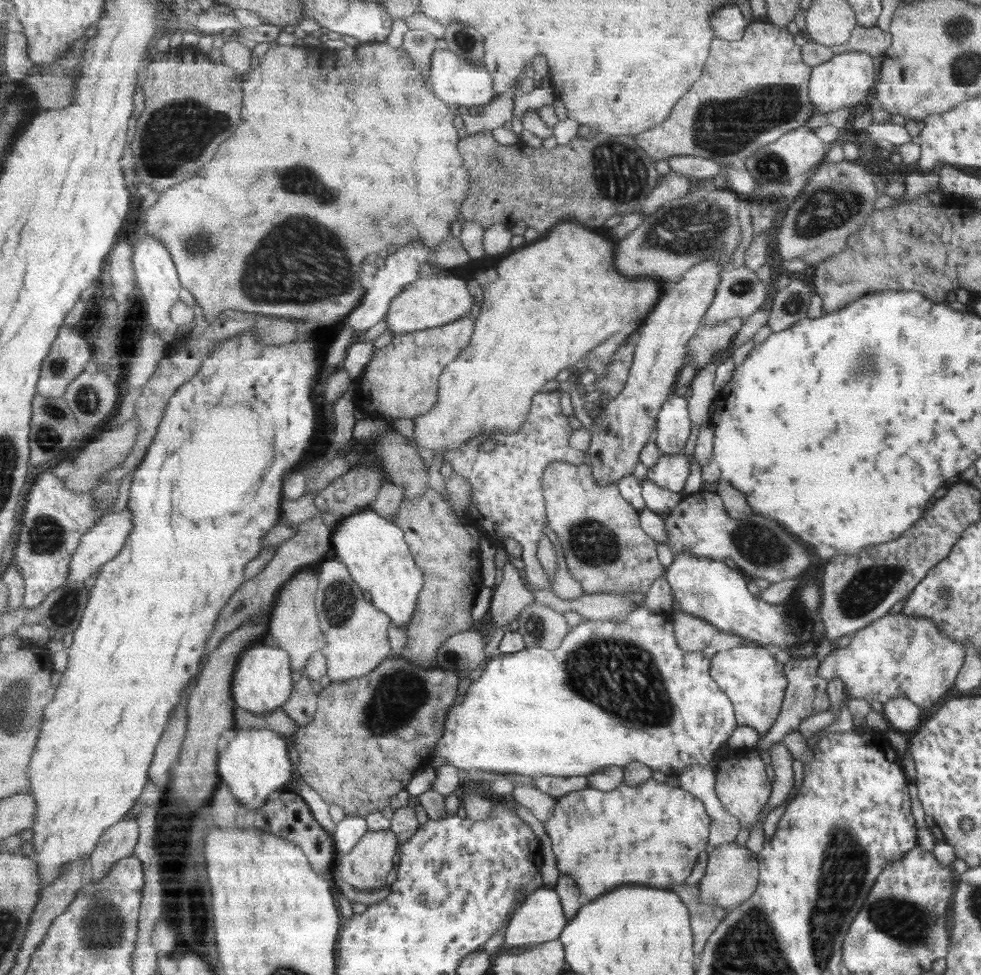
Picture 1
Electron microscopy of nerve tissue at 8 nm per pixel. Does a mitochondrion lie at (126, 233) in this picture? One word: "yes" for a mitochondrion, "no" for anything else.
no

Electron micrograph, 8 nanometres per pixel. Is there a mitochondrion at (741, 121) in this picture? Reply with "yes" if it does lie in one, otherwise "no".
yes

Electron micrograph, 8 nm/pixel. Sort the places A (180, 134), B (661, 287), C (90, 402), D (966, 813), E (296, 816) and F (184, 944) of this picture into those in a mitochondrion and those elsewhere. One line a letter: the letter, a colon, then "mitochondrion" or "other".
A: mitochondrion
B: other
C: mitochondrion
D: mitochondrion
E: other
F: other

